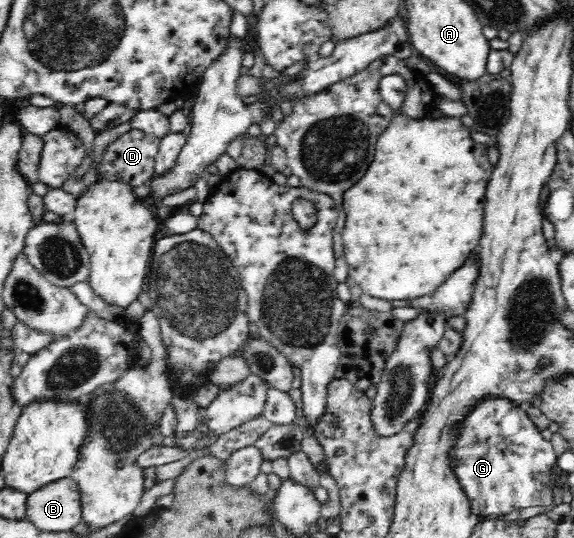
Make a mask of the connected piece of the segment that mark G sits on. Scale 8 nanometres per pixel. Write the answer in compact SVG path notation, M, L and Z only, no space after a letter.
M484 395L462 417L461 430L454 447L450 447L450 467L454 477L466 494L467 505L472 514L480 518L506 515L524 507L546 507L556 501L551 485L555 476L552 467L557 462L557 450L546 441L538 427L528 418L526 407L520 406L509 396Z

